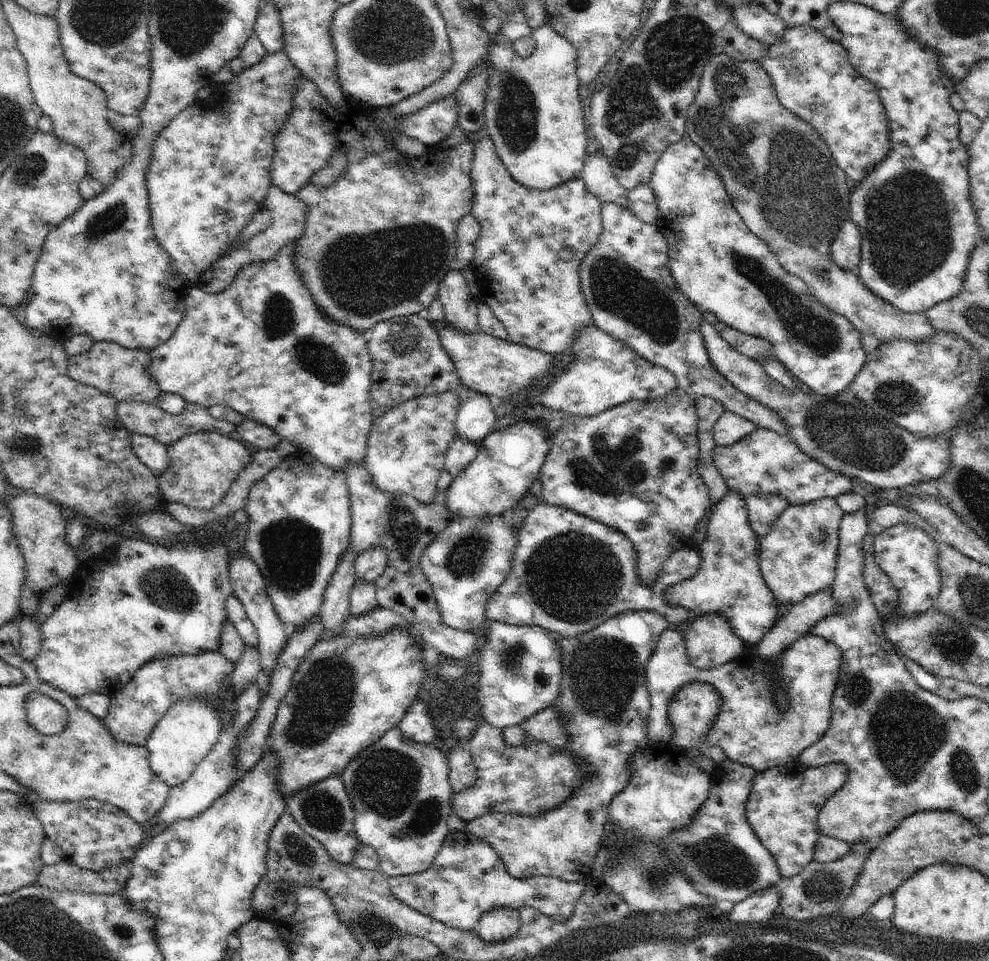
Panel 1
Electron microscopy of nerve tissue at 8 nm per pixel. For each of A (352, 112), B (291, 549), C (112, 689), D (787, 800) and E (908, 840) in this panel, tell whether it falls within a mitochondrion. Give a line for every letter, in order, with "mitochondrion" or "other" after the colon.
A: other
B: mitochondrion
C: other
D: other
E: other

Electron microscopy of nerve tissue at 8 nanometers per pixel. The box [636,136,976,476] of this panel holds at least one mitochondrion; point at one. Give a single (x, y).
(907, 215)

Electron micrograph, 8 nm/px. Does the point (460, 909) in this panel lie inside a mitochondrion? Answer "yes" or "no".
no

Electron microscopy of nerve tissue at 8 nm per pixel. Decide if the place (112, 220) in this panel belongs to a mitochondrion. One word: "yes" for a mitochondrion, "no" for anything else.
yes

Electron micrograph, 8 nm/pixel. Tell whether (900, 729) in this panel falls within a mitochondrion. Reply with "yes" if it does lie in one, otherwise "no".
yes

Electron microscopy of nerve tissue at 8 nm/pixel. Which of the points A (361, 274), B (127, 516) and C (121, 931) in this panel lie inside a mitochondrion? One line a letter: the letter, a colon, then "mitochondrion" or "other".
A: mitochondrion
B: other
C: mitochondrion

